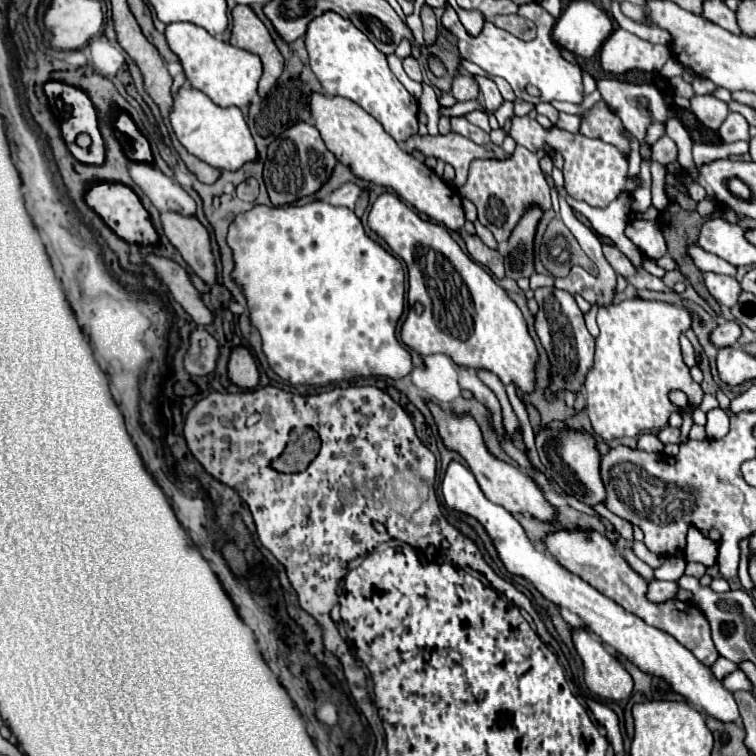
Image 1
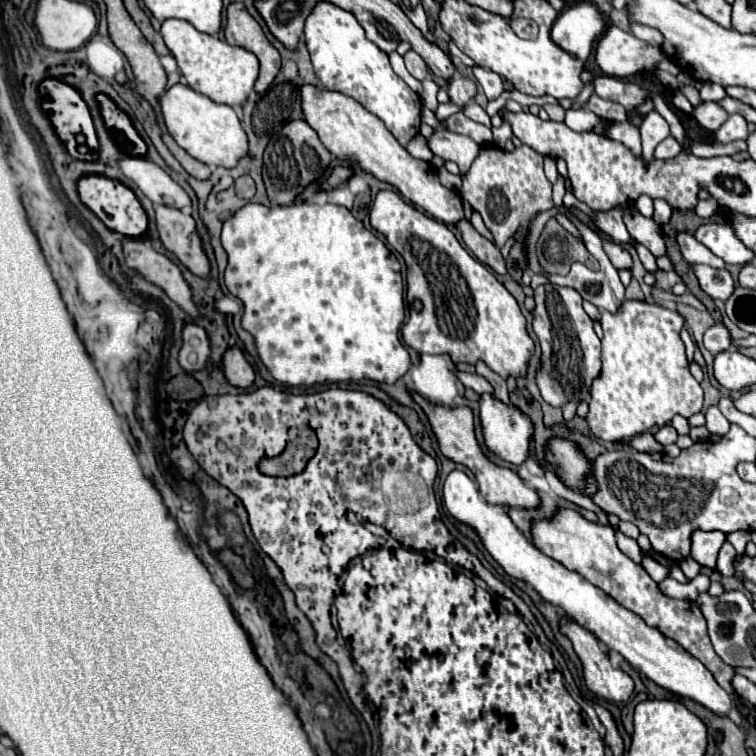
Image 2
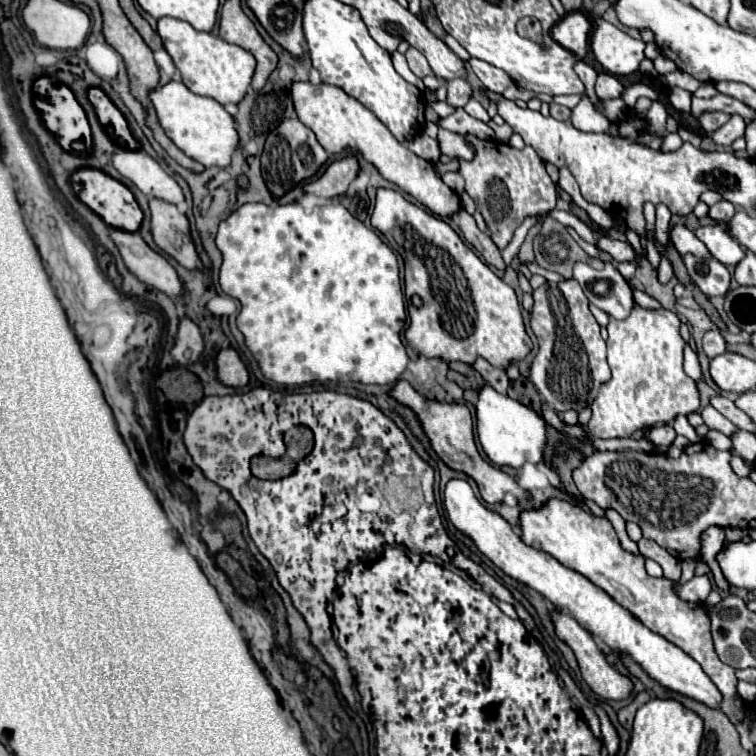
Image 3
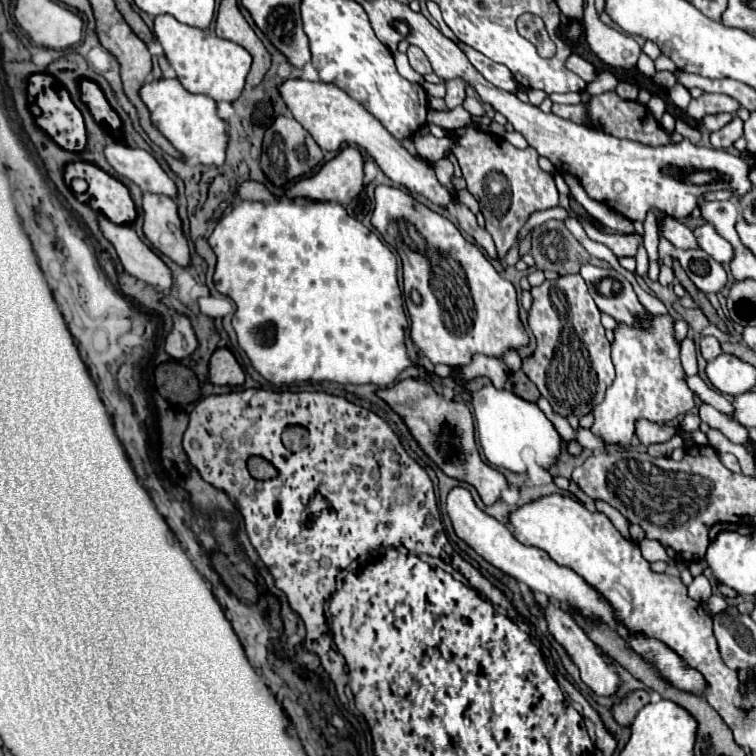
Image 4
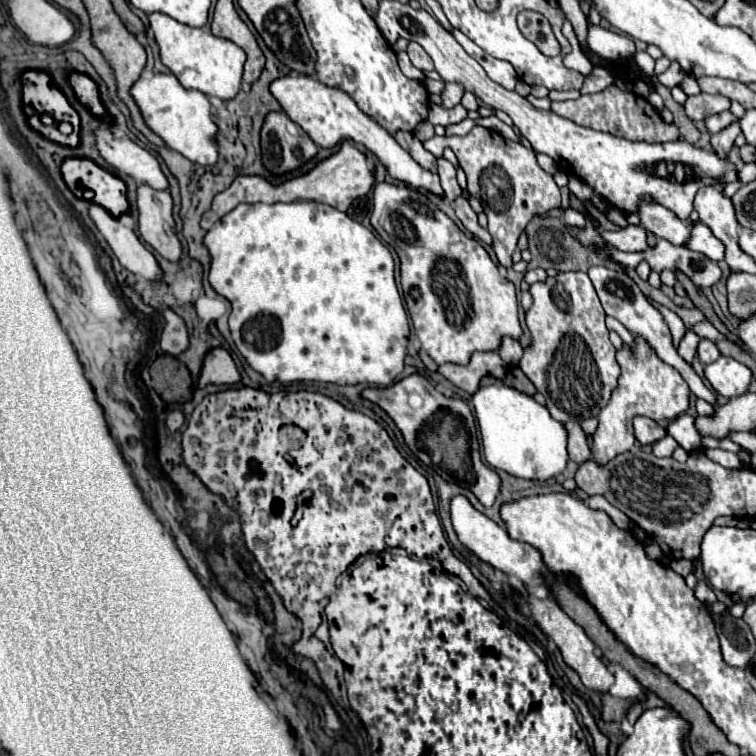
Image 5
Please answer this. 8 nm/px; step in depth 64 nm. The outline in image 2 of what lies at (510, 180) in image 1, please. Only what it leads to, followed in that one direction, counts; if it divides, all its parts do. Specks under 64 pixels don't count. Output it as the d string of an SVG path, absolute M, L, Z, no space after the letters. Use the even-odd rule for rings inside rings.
M482 146L480 156L472 162L468 174L464 176L460 196L466 202L470 202L470 206L476 212L480 212L486 228L494 234L494 244L498 248L502 248L504 242L516 234L522 222L528 222L538 212L550 210L554 206L552 184L548 182L542 170L542 154L534 152L528 146L520 146L514 152L504 152L496 146ZM494 190L498 190L506 198L506 204L502 206L502 210L490 208L490 198Z

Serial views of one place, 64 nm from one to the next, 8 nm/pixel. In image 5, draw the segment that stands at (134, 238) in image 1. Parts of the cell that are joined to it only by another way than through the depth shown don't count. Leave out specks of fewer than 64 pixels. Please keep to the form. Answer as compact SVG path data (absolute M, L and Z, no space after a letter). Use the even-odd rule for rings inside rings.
M68 158L62 164L62 176L70 190L76 188L76 182L82 182L84 188L94 192L94 204L106 208L114 218L128 214L130 204L126 198L124 182L94 164L88 158Z

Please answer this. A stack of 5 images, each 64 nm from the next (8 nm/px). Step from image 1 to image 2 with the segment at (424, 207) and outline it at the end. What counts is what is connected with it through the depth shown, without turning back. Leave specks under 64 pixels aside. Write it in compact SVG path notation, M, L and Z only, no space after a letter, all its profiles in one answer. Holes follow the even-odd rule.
M304 86L302 88L302 110L304 110L306 122L316 130L322 144L338 160L352 160L358 164L362 172L372 174L380 182L392 184L394 188L398 188L398 192L406 200L410 200L414 206L424 210L434 220L454 226L464 218L460 194L456 190L442 186L438 180L436 168L430 162L412 158L408 150L400 146L398 140L388 132L384 122L372 112L368 112L362 104L358 104L356 100L340 92L328 92L316 86Z

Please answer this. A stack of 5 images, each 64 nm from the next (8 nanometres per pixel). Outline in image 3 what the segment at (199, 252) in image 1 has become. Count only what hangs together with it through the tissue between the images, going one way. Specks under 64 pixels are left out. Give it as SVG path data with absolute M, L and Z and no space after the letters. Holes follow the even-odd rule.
M150 200L150 212L154 242L184 268L202 270L204 264L198 258L196 246L192 242L186 214L182 214L174 204L164 204L164 200Z

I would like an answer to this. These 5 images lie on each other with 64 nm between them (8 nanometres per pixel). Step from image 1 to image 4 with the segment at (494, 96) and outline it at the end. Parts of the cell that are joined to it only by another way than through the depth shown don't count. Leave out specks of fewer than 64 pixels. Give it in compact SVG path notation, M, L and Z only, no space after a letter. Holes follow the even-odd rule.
M460 44L460 48L464 50L464 54L468 56L470 64L496 88L500 90L514 90L516 88L516 82L514 82L514 76L512 72L508 72L508 68L504 68L502 64L496 64L492 60L488 60L486 56L480 56L480 52L472 52L472 48L468 48L466 44Z

